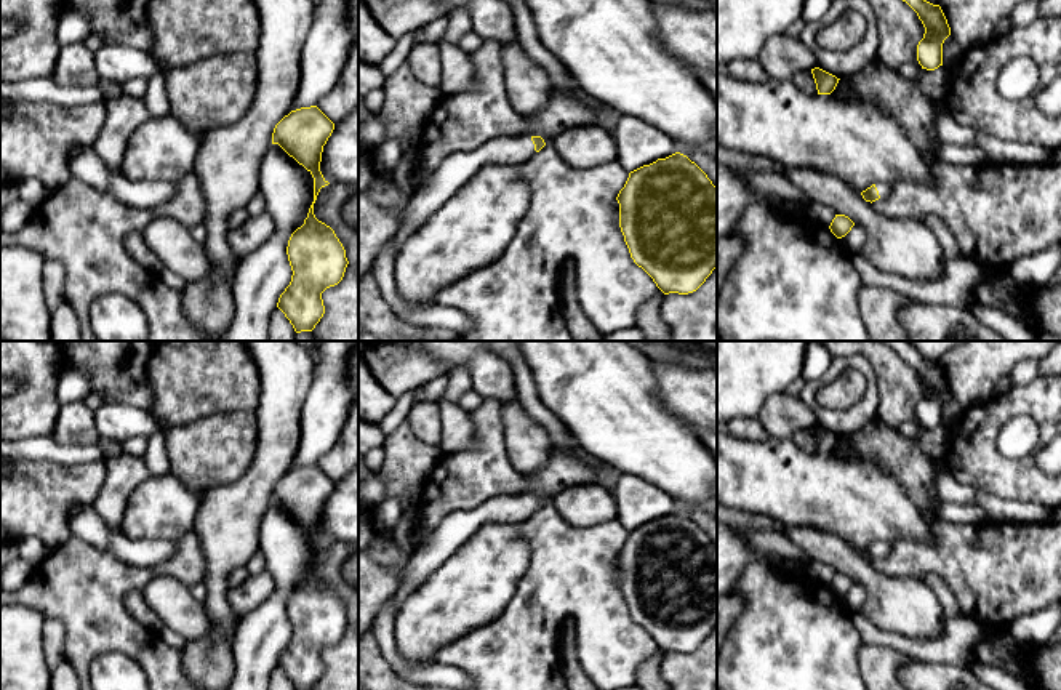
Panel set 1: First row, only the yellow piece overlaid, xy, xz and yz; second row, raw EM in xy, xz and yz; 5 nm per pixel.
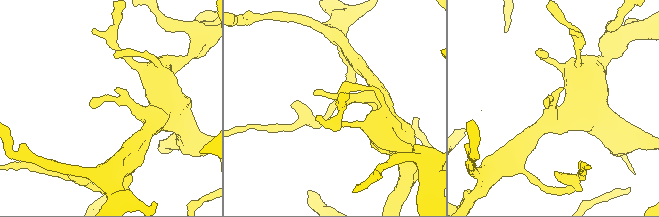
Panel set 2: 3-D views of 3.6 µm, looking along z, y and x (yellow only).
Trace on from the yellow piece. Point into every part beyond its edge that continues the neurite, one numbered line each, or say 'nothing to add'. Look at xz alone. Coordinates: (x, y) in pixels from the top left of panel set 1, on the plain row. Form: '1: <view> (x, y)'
1: xz (455, 529)

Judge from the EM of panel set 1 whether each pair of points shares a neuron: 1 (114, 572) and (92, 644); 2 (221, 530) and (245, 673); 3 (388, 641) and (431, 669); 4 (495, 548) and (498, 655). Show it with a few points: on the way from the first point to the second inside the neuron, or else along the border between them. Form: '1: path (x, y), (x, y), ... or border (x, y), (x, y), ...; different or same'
1: path (103, 589), (103, 626); same
2: border (234, 668), (236, 673); different
3: path (391, 653), (407, 669), (418, 669); same
4: border (517, 585), (516, 594), (498, 617), (463, 634); different

